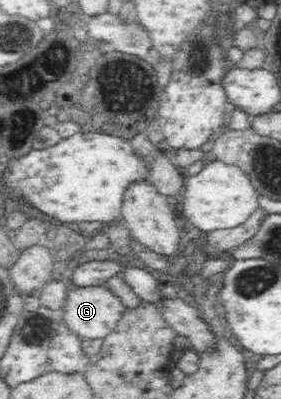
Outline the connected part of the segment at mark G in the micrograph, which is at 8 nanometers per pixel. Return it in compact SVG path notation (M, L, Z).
M106 284L70 288L64 309L67 327L87 339L107 337L125 313L125 305Z

